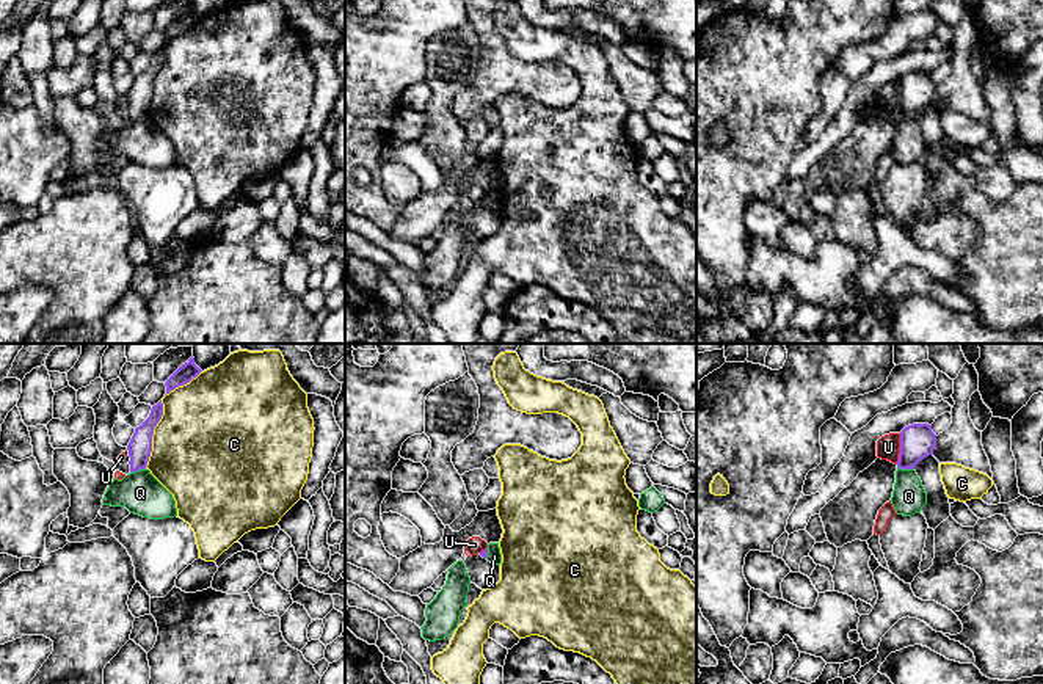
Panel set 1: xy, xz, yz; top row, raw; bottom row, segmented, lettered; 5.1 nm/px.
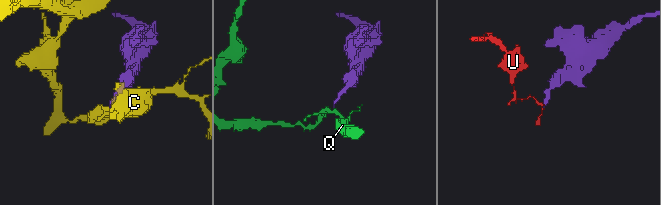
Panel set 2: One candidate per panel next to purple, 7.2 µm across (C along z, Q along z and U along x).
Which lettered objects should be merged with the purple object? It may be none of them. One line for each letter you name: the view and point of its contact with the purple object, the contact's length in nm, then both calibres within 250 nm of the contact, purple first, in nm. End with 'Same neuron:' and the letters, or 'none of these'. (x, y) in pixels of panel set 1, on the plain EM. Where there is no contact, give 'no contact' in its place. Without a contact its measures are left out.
Same neuron: none of these

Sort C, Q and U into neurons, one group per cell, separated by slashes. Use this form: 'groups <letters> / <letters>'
groups C / Q / U

